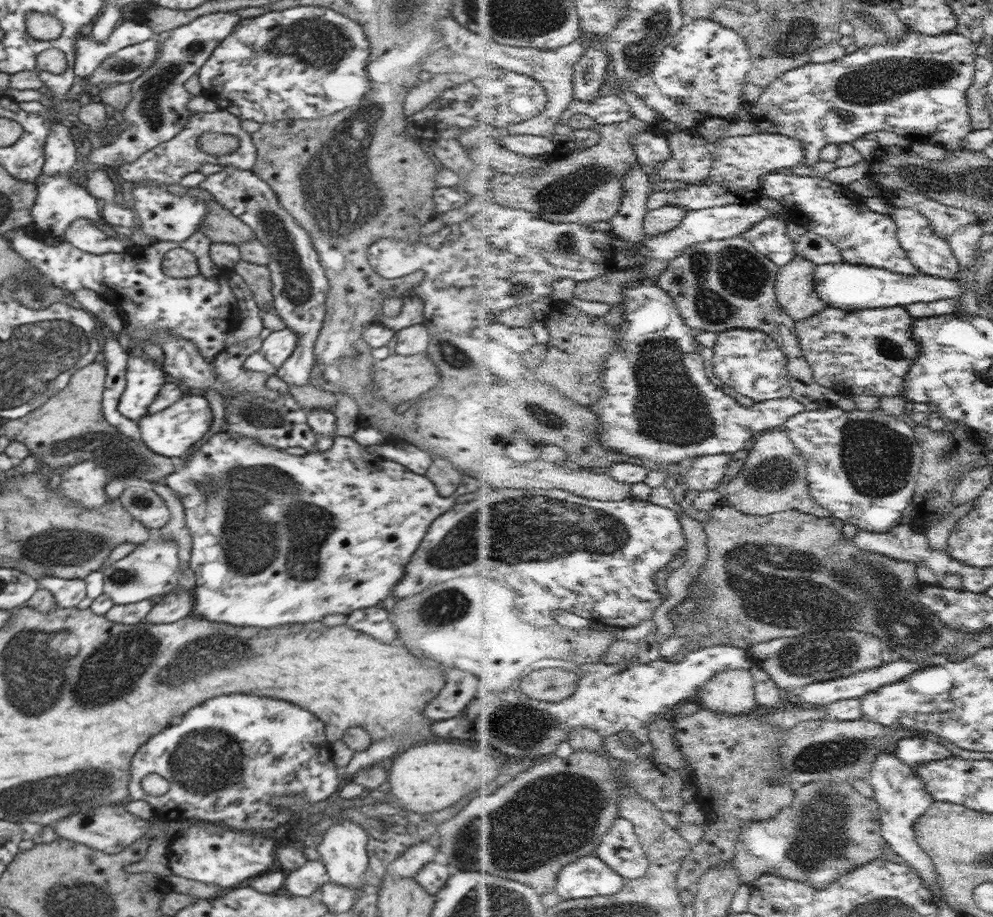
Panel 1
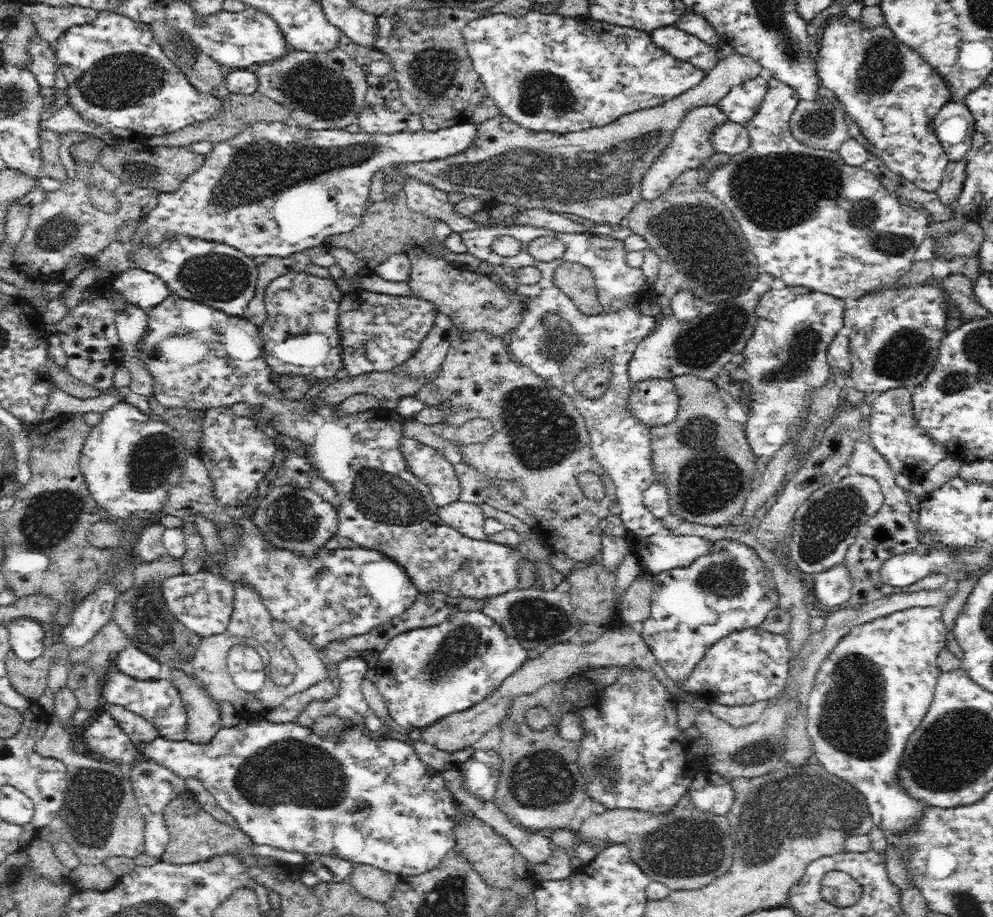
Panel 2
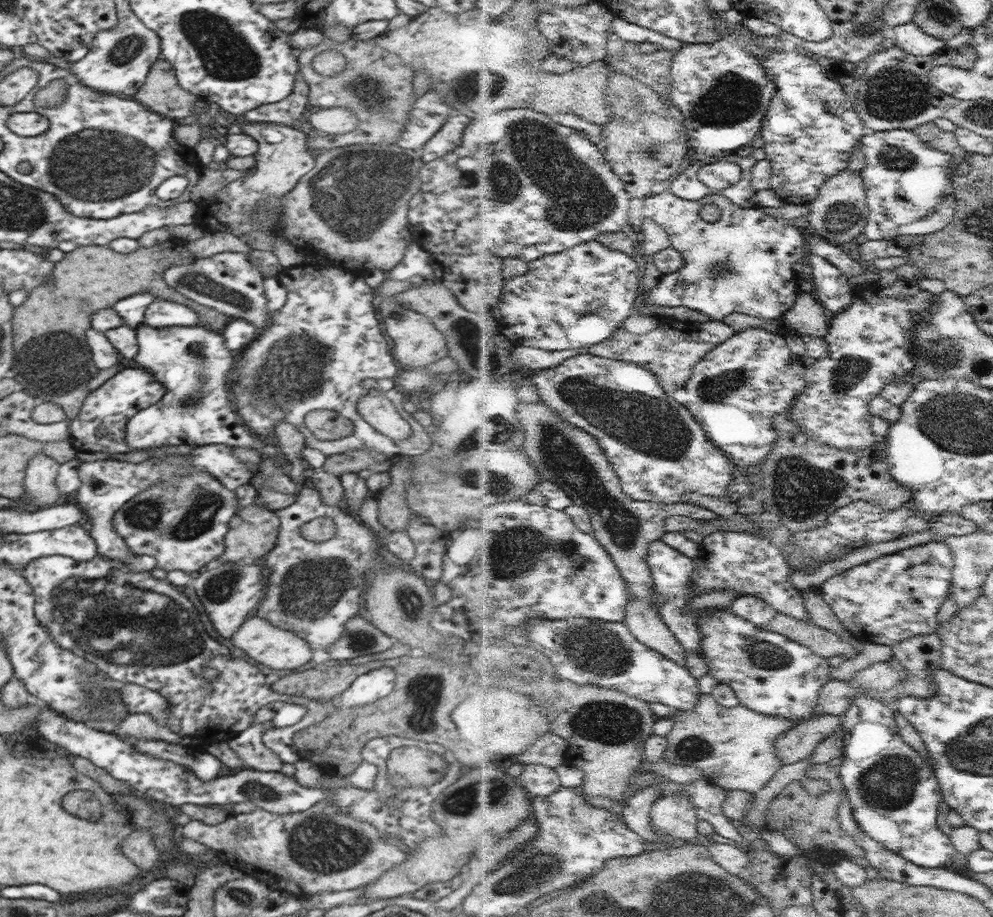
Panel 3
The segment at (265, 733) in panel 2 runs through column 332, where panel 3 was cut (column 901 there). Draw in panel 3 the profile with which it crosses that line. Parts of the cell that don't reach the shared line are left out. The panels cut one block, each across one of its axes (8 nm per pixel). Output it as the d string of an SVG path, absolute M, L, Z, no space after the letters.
M872 694L860 695L843 716L845 736L845 761L841 772L844 788L849 792L854 805L857 821L872 838L883 842L908 860L924 867L946 867L957 849L949 834L940 829L937 822L942 800L941 785L935 777L930 761L922 753L910 746L902 737L895 710L891 704L876 700Z

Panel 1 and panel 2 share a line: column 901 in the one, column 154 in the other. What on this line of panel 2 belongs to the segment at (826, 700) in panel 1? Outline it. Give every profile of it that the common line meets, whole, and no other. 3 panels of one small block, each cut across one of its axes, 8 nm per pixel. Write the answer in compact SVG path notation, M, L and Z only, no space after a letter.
M133 644L119 653L117 666L124 676L136 680L156 681L160 678L160 660L138 651Z

